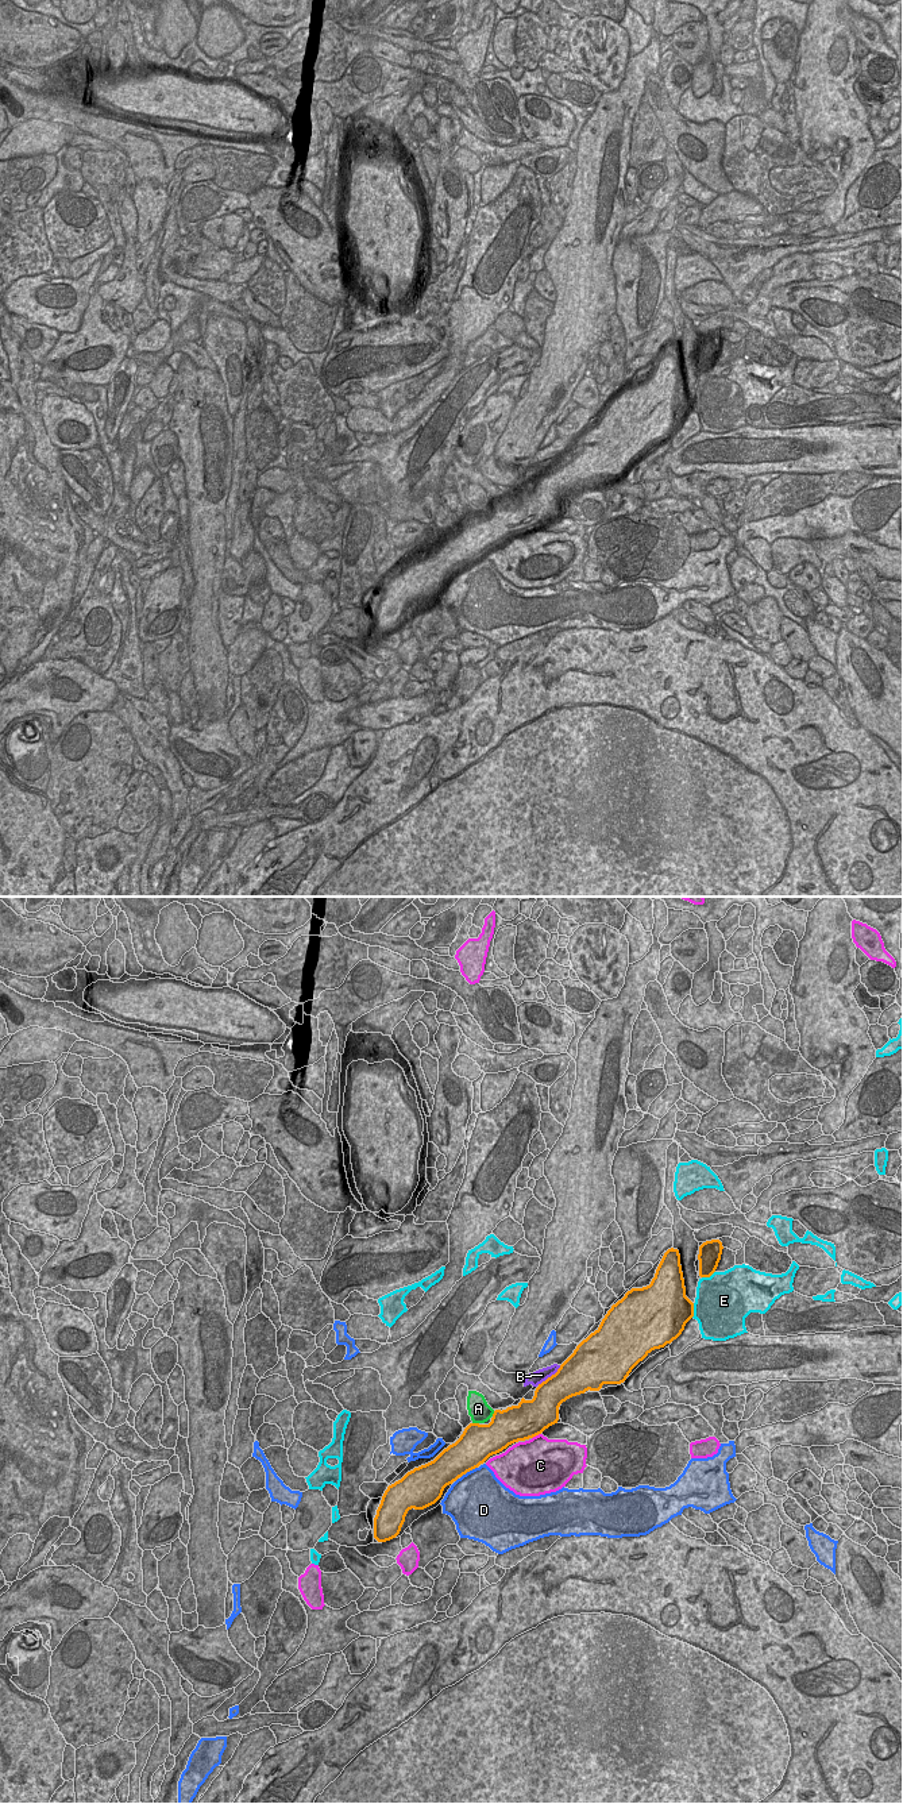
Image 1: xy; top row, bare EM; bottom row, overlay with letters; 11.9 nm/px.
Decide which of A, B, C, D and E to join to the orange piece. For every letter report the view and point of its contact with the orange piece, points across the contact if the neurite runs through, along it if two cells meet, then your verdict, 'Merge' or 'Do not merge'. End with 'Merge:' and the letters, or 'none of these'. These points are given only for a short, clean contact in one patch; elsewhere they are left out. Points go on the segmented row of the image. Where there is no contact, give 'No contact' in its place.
A: Touches orange at xy (475, 1423). Do not merge
B: Touches orange at xy (551, 1376). Merge
C: Touches orange at xy (536, 1434). Do not merge
D: Touches orange at xy (469, 1471). Do not merge
E: Touches orange at xy (693, 1310). Do not merge
Merge: B.

